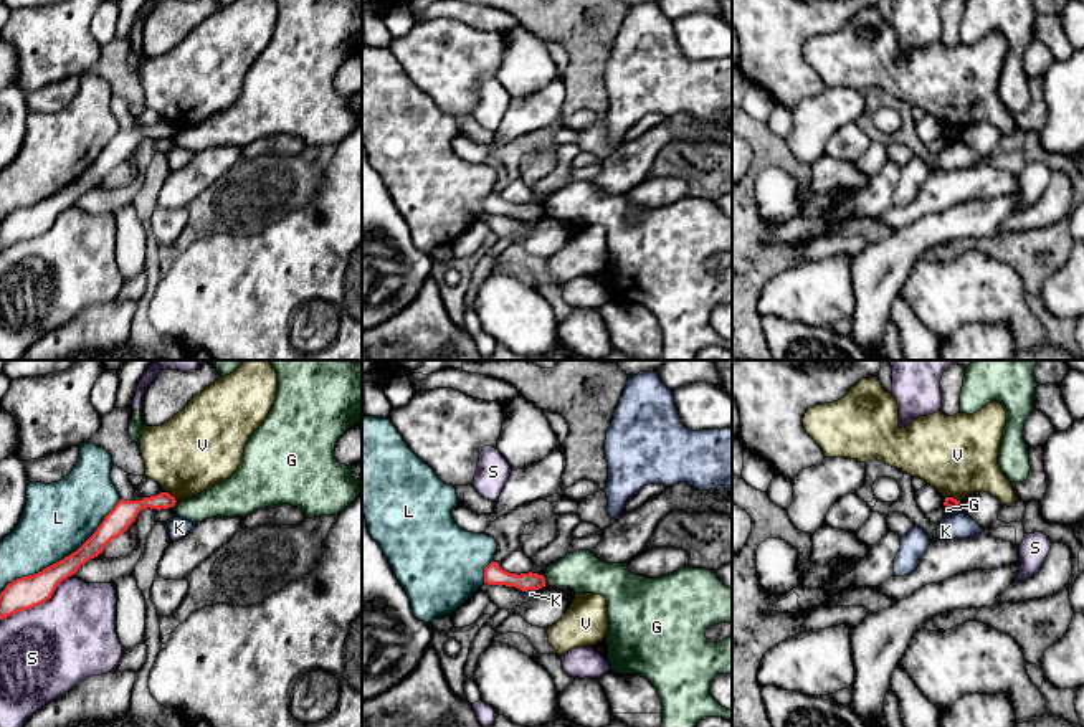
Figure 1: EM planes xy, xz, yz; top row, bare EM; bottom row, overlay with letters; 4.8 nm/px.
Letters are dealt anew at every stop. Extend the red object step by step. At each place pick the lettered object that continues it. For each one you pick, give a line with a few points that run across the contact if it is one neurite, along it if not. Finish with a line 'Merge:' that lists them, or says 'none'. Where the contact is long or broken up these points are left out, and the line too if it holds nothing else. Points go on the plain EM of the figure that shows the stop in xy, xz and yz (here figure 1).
Merge: none

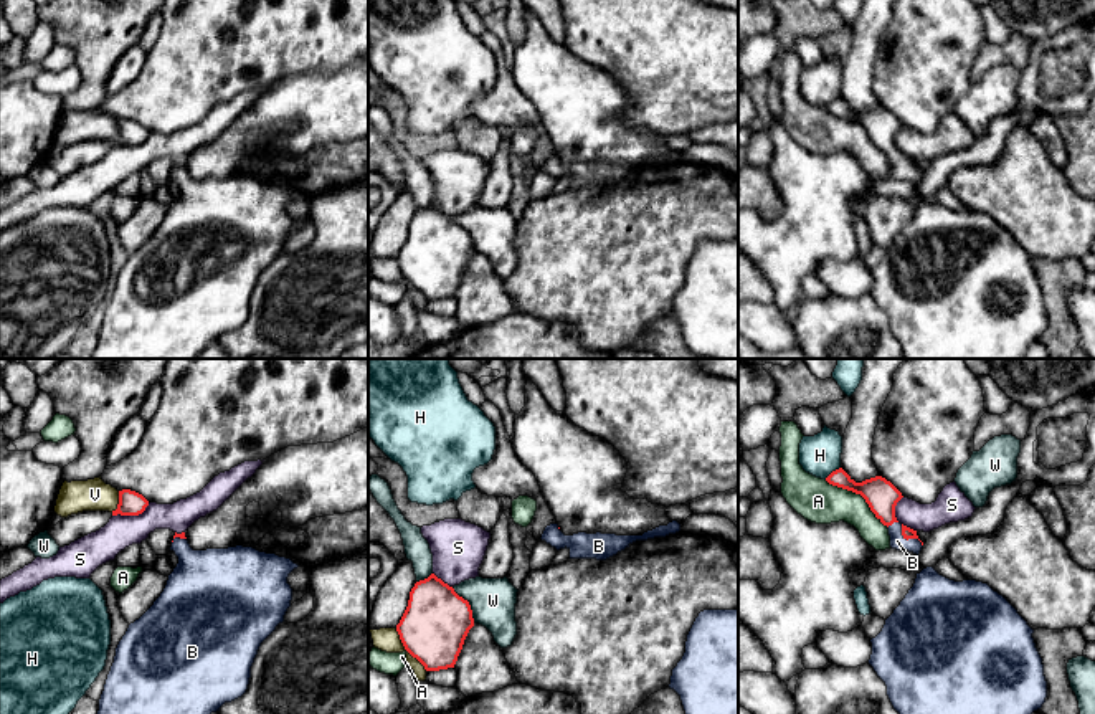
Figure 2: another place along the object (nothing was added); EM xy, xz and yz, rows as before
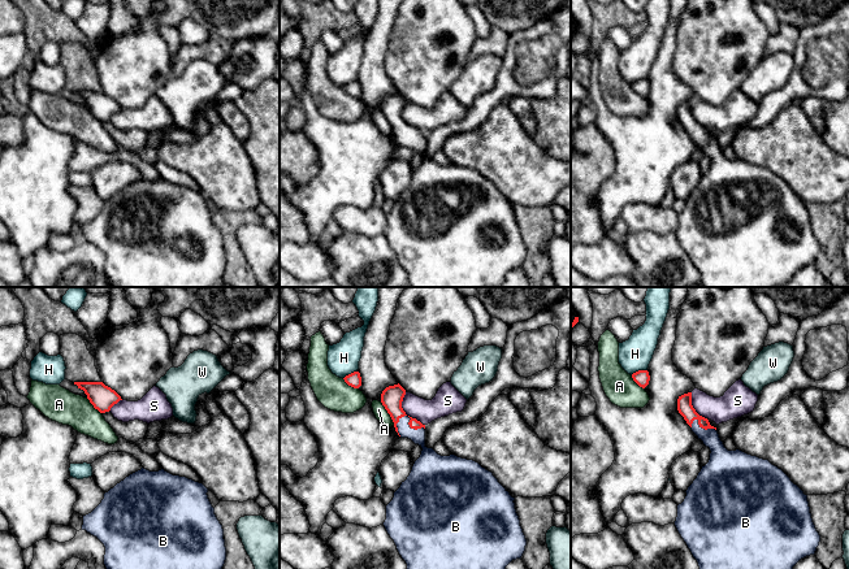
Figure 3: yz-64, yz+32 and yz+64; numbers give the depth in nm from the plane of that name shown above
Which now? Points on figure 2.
B: Line: yz (907, 162), (909, 167), (897, 171)
Merge: B

